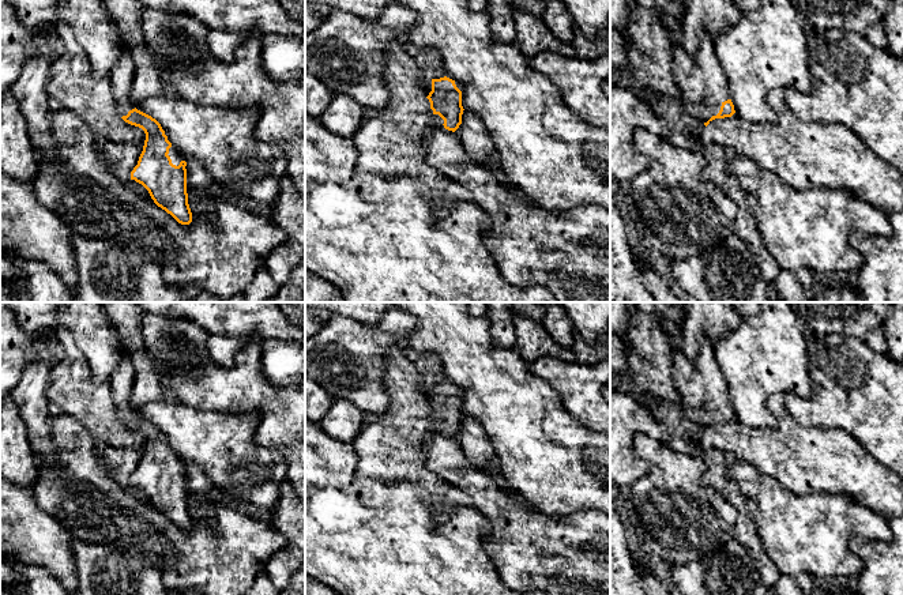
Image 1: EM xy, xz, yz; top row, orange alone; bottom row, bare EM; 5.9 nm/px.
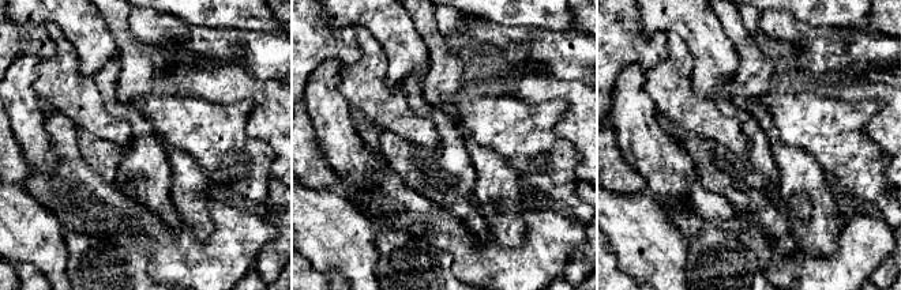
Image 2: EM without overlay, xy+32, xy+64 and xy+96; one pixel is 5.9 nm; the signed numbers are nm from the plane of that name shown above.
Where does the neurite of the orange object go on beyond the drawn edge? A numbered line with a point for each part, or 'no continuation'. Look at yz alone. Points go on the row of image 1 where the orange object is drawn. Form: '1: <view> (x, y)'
1: yz (703, 85)

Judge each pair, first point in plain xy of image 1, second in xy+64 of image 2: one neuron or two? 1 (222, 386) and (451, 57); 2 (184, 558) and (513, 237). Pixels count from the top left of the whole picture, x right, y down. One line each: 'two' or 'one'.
1: two
2: two

